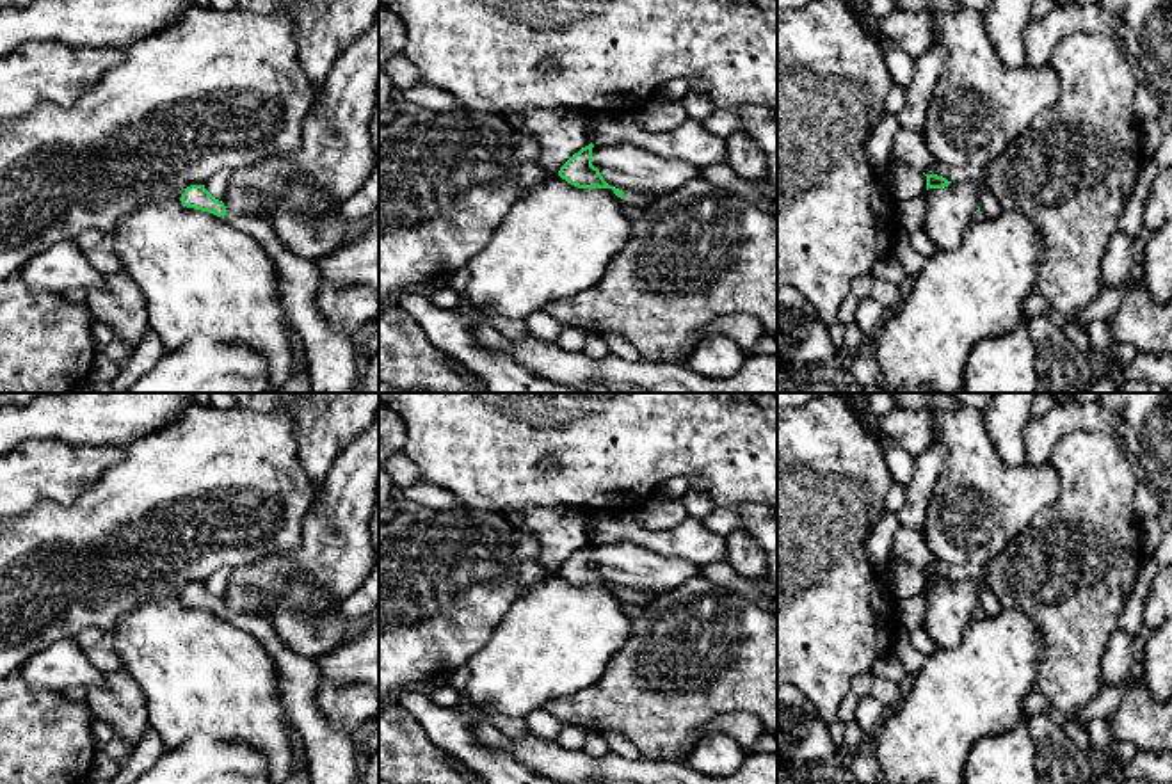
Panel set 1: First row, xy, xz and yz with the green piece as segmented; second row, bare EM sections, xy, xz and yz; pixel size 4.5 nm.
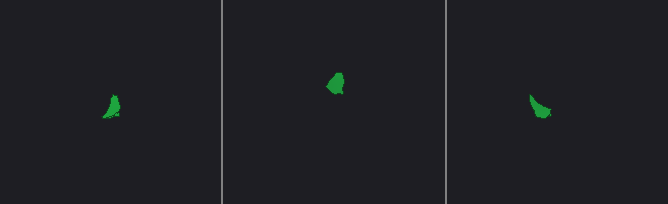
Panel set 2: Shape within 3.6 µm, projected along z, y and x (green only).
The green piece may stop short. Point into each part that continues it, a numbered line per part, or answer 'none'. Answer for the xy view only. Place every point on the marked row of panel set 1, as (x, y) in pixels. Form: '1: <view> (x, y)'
1: xy (335, 361)

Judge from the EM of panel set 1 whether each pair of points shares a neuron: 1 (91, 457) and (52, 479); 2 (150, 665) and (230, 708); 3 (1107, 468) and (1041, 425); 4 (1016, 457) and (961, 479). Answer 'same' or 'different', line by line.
1: same
2: same
3: different
4: different

